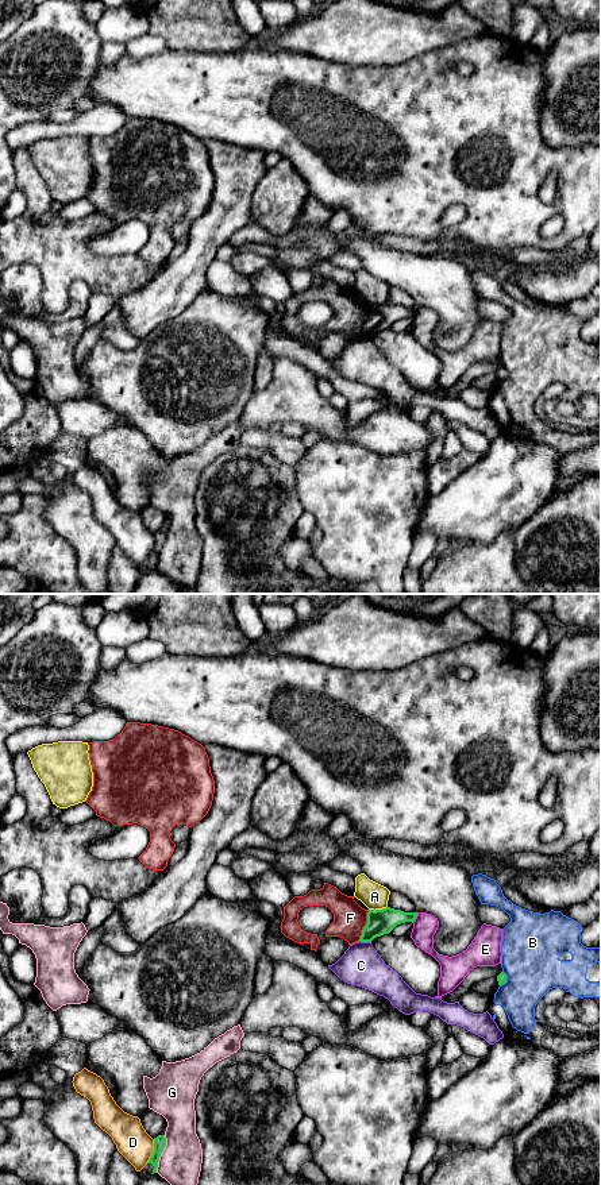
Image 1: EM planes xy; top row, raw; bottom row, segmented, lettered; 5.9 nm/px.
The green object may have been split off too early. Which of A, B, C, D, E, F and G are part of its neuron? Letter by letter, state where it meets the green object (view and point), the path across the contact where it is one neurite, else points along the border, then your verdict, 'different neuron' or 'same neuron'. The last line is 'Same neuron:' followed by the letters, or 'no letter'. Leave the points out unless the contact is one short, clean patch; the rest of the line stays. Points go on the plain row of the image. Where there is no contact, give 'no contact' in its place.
A: contact xy (377, 305); border xy (386, 301), (378, 305), (369, 305); different neuron
B: contact xy (505, 374); different neuron
C: contact xy (365, 336); border xy (359, 335), (370, 338); different neuron
D: contact xy (153, 547); different neuron
E: contact xy (415, 313); different neuron
F: contact xy (366, 320); border xy (369, 305), (366, 320), (358, 335); different neuron
G: contact xy (161, 548); different neuron
Same neuron: no letter

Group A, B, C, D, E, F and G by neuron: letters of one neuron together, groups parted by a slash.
A / B / C / D / E F / G

